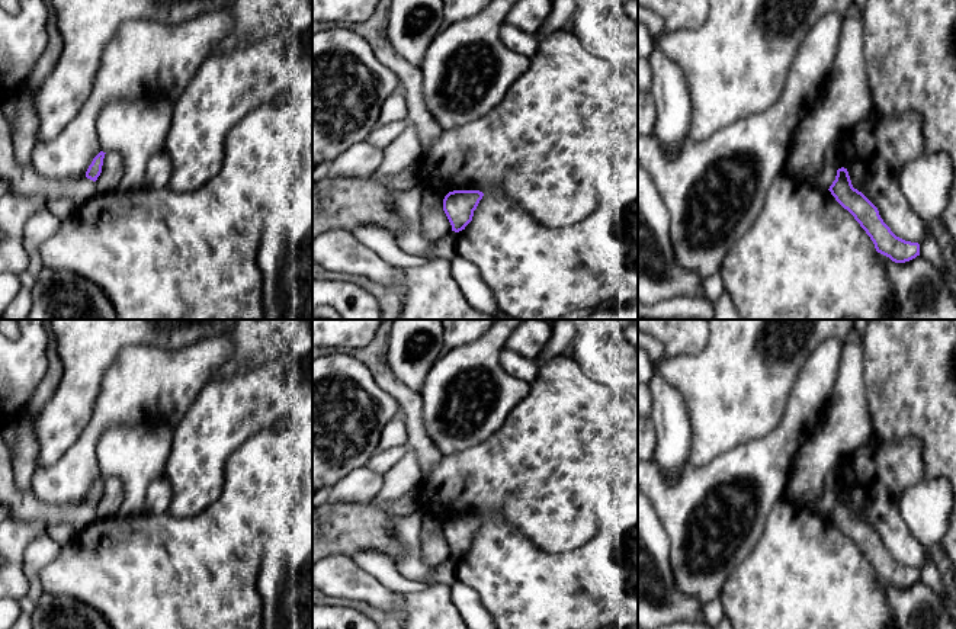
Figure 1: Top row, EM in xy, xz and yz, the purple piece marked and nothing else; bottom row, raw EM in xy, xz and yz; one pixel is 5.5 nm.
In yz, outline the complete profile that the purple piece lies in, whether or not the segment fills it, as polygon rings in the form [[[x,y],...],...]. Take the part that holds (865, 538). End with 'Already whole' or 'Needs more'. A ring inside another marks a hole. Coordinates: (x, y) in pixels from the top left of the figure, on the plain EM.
[[[847,494],[837,495],[835,506],[828,516],[866,556],[878,578],[895,588],[905,588],[920,581],[920,569],[896,562],[880,543],[878,533],[853,513]]]. Already whole

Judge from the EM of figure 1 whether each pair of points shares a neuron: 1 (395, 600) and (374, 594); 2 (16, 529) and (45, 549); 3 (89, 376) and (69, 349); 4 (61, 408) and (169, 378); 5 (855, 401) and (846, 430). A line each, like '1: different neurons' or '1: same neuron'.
1: same neuron
2: different neurons
3: same neuron
4: different neurons
5: same neuron

